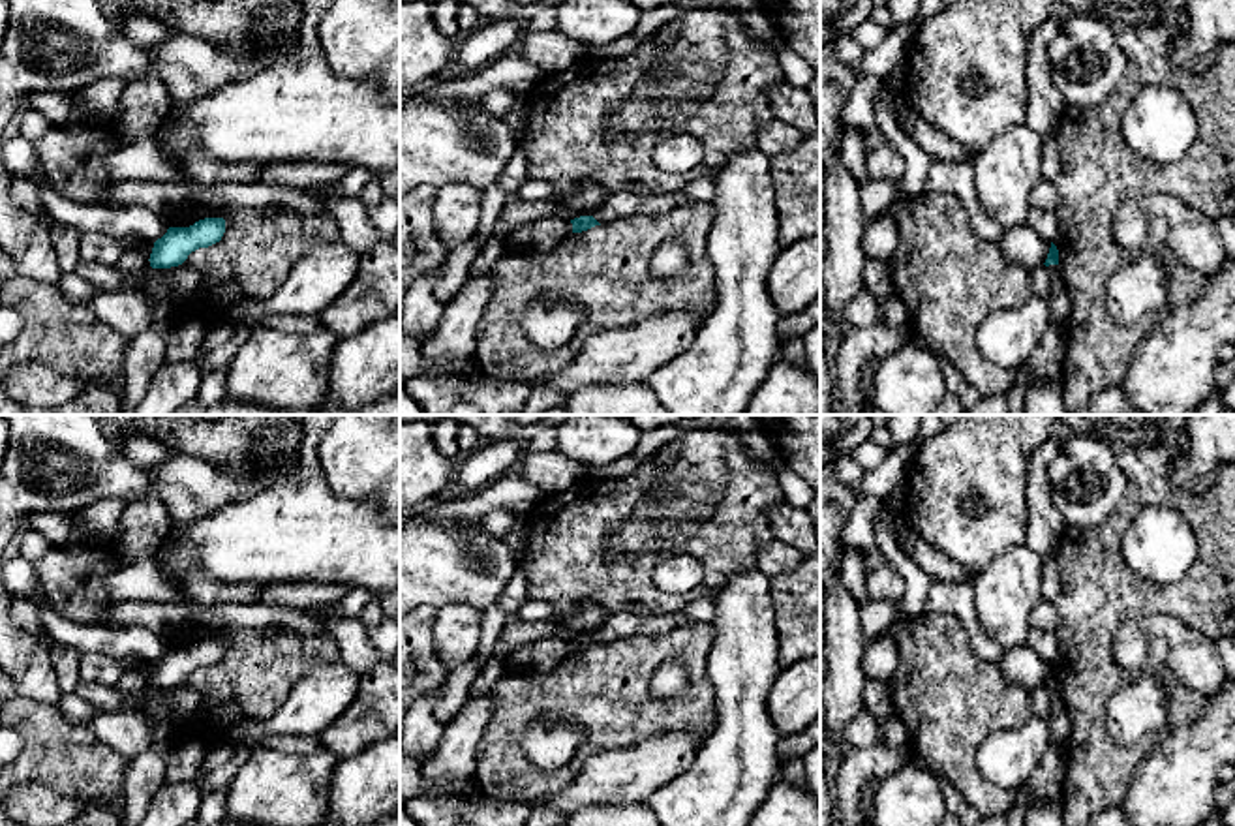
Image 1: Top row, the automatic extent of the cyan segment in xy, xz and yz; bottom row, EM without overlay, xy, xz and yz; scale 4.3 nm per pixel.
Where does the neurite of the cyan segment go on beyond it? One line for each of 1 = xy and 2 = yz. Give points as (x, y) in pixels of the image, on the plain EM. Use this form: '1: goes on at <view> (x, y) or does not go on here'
1: does not go on here
2: does not go on here

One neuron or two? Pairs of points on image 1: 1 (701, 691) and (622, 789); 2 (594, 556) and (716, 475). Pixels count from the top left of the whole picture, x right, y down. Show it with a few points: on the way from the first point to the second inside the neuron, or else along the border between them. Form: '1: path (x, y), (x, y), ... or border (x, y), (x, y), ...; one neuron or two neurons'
1: border (702, 738), (686, 731), (661, 731), (627, 748); two neurons
2: path (624, 526), (686, 498); one neuron

